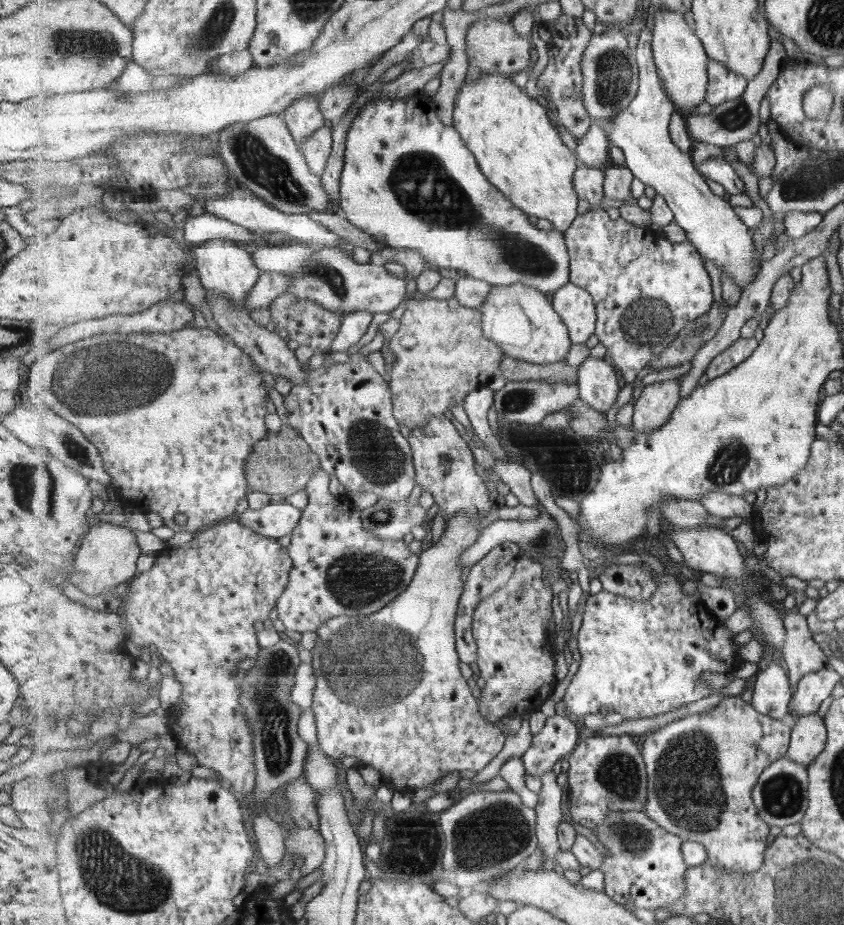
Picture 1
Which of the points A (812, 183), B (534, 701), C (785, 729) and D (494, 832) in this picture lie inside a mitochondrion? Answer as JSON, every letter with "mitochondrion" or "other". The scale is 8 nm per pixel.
{"A":"mitochondrion","B":"other","C":"other","D":"mitochondrion"}

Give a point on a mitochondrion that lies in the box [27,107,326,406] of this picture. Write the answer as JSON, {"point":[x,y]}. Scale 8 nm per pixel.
{"point":[261,166]}

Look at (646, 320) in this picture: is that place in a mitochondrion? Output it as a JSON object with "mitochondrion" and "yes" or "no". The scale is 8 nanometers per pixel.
{"mitochondrion":"yes"}

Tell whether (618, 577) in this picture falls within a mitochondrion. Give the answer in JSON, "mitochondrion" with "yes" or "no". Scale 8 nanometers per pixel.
{"mitochondrion":"no"}

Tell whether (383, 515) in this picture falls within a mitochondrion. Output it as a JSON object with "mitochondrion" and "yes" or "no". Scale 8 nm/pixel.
{"mitochondrion":"yes"}

